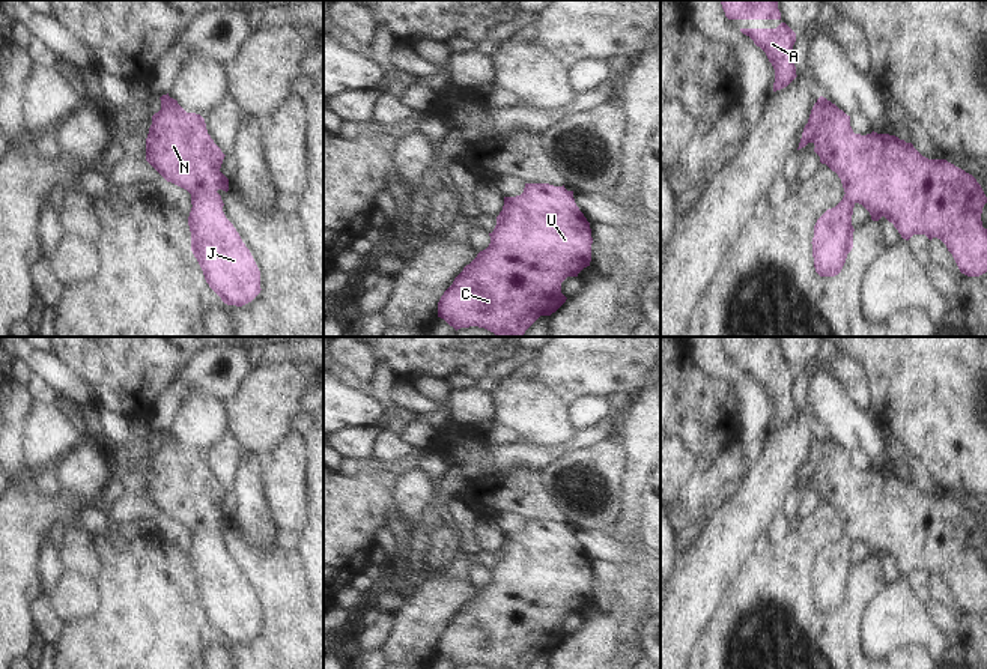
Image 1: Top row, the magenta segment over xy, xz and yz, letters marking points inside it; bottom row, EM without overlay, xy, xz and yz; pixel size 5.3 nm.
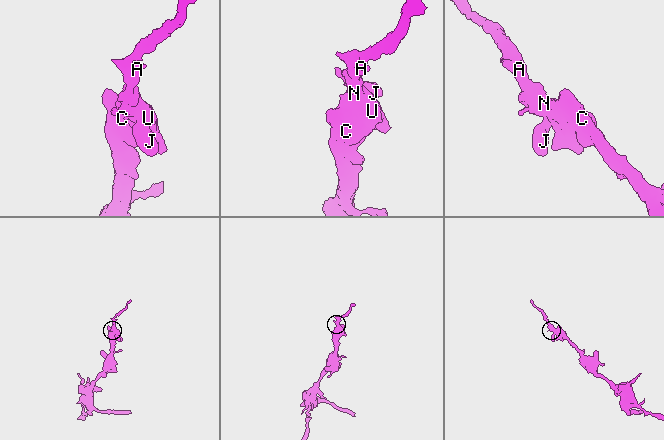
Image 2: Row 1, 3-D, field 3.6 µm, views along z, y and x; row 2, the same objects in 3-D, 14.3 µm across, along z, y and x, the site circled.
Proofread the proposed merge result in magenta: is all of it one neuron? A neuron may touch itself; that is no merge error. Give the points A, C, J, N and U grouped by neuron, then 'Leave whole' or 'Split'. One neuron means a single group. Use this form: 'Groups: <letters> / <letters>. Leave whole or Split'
Groups: A C J N U. Leave whole.

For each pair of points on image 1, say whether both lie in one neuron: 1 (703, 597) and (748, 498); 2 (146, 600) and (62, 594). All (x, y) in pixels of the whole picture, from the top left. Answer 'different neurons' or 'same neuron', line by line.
1: same neuron
2: different neurons

